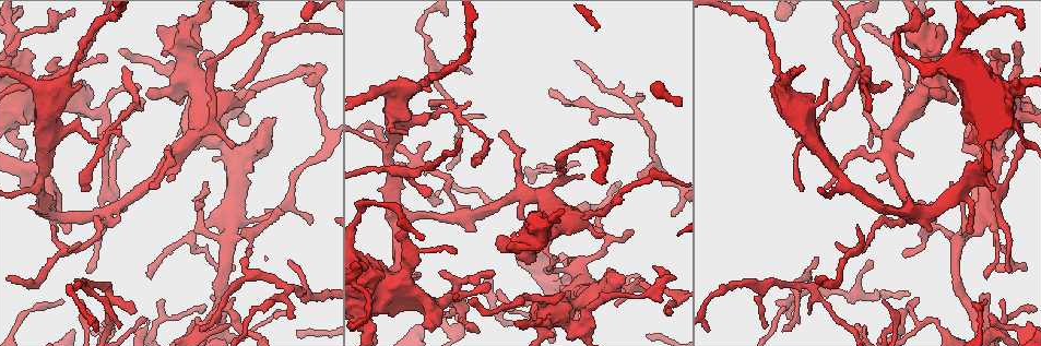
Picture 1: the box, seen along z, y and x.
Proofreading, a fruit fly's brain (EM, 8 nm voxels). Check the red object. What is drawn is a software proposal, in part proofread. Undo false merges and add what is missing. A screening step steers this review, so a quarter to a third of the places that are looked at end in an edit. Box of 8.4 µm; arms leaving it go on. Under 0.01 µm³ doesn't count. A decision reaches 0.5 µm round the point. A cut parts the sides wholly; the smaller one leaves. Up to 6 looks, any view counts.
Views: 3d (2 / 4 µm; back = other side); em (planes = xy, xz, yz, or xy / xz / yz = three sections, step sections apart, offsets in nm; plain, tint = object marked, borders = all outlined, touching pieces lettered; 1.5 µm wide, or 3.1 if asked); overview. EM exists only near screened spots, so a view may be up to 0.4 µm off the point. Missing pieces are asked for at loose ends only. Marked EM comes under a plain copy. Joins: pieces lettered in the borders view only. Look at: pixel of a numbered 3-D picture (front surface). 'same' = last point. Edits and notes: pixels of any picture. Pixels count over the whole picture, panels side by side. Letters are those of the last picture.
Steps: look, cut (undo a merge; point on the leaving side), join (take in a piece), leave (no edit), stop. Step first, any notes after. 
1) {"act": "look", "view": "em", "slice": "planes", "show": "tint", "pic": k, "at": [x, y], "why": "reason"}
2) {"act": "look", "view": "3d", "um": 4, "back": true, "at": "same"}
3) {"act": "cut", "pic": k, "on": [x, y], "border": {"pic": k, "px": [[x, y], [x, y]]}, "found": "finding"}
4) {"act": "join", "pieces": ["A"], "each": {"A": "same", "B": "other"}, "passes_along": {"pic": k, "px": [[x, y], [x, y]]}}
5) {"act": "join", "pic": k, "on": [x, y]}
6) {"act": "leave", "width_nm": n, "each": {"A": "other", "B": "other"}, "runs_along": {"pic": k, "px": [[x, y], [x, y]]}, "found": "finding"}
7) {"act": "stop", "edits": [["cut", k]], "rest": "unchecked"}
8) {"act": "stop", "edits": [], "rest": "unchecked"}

{"act": "look", "view": "em", "slice": "planes", "show": "borders", "pic": 1, "at": [800, 190], "why": "thin end"}

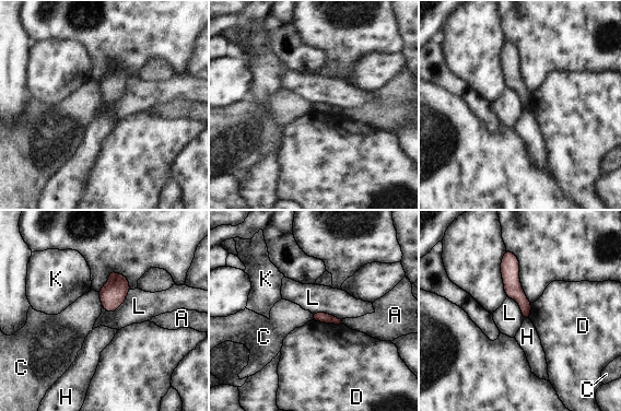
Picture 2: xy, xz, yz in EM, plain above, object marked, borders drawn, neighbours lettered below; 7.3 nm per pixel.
{"act": "leave", "each": {"A": "other", "C": "other", "D": "other", "H": "other", "K": "other", "L": "other"}, "border": {"pic": 2, "px": [[130, 290], [113, 312], [102, 308]]}, "found": "no lettered piece goes on from it"}

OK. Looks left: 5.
{"act": "look", "view": "3d", "um": 2, "pic": 1, "at": [455, 250], "why": "thin end"}

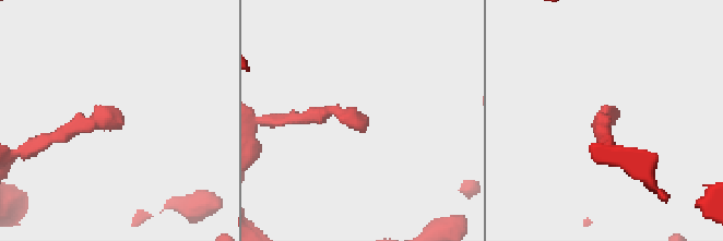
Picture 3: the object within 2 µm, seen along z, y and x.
{"act": "look", "view": "em", "slice": "xz", "step": 4, "show": "tint", "pic": 3, "at": [123, 122]}

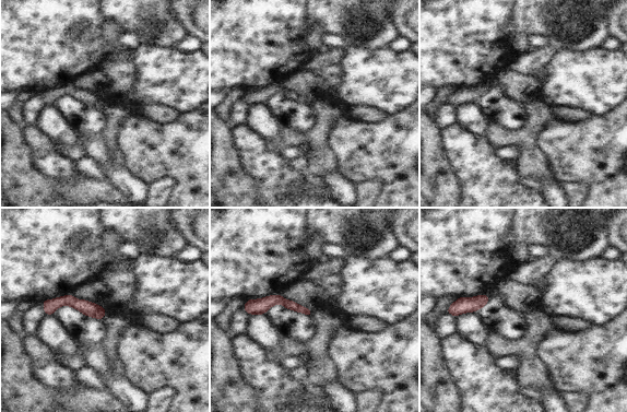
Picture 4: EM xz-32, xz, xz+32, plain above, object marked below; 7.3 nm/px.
{"act": "look", "view": "em", "slice": "planes", "show": "borders", "at": "same"}

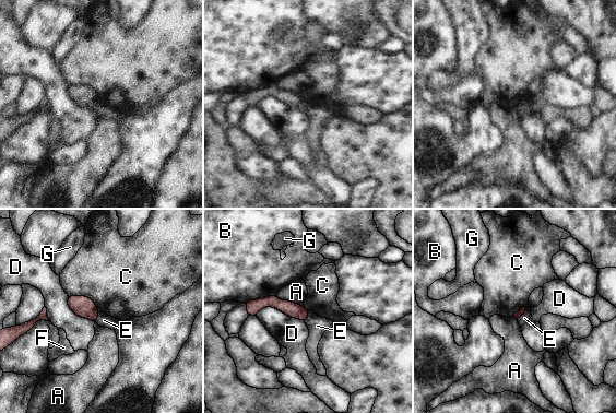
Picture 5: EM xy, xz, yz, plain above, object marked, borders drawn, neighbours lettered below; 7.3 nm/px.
{"act": "leave", "each": {"A": "other", "B": "other", "C": "other", "D": "other", "E": "other", "F": "other", "G": "other"}, "runs_along": {"pic": 5, "px": [[249, 304], [275, 303], [306, 313]]}, "found": "none of them fits"}

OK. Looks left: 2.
{"act": "look", "view": "3d", "um": 4, "pic": 1, "at": [273, 118], "why": "free end"}

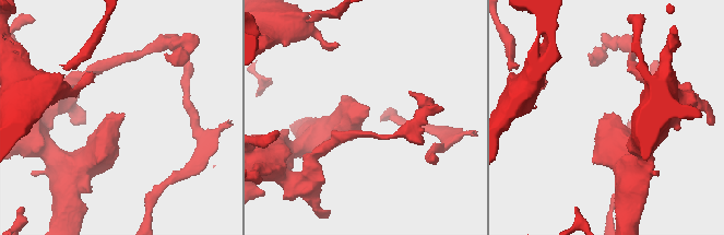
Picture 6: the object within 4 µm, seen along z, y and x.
{"act": "look", "view": "em", "slice": "planes", "show": "borders", "pic": 6, "at": [122, 113]}

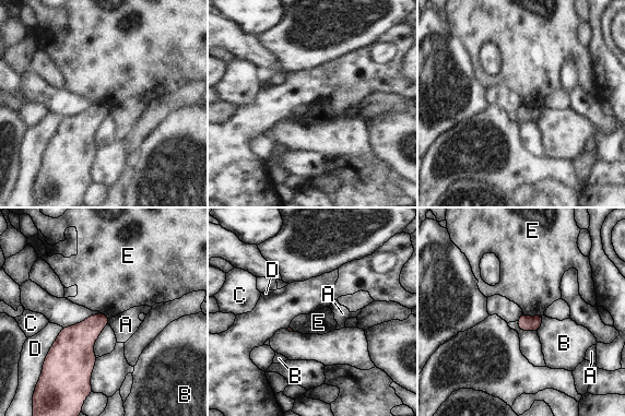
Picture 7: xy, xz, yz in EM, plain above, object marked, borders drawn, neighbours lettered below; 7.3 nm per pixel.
{"act": "leave", "each": {"A": "other", "B": "other", "C": "other", "D": "other", "E": "other"}, "border": {"pic": 7, "px": [[522, 312], [529, 316], [542, 315]]}, "found": "none of them fits"}

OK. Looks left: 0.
{"act": "stop", "edits": [], "rest": "unchecked"}

